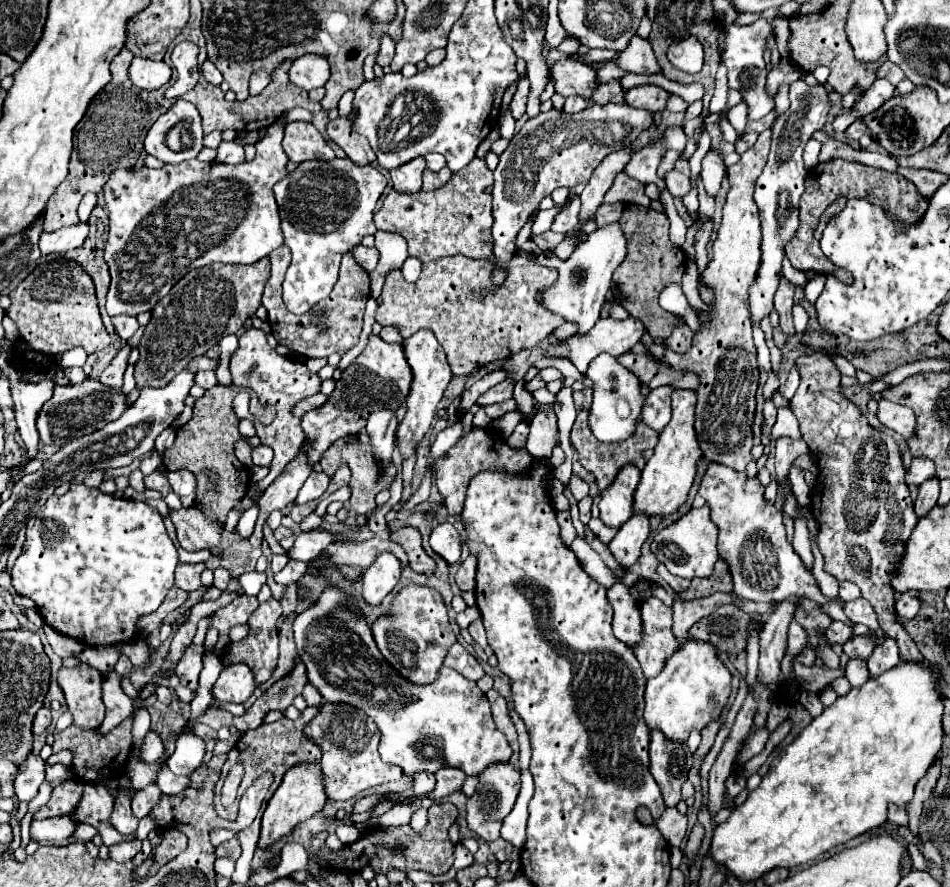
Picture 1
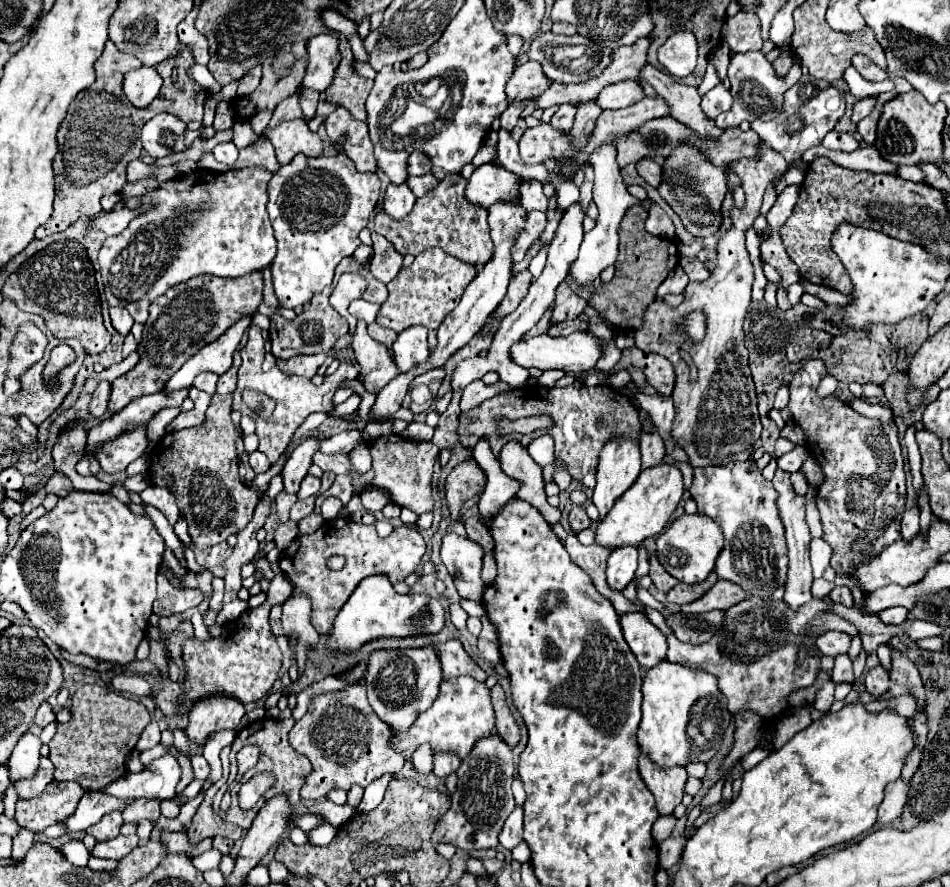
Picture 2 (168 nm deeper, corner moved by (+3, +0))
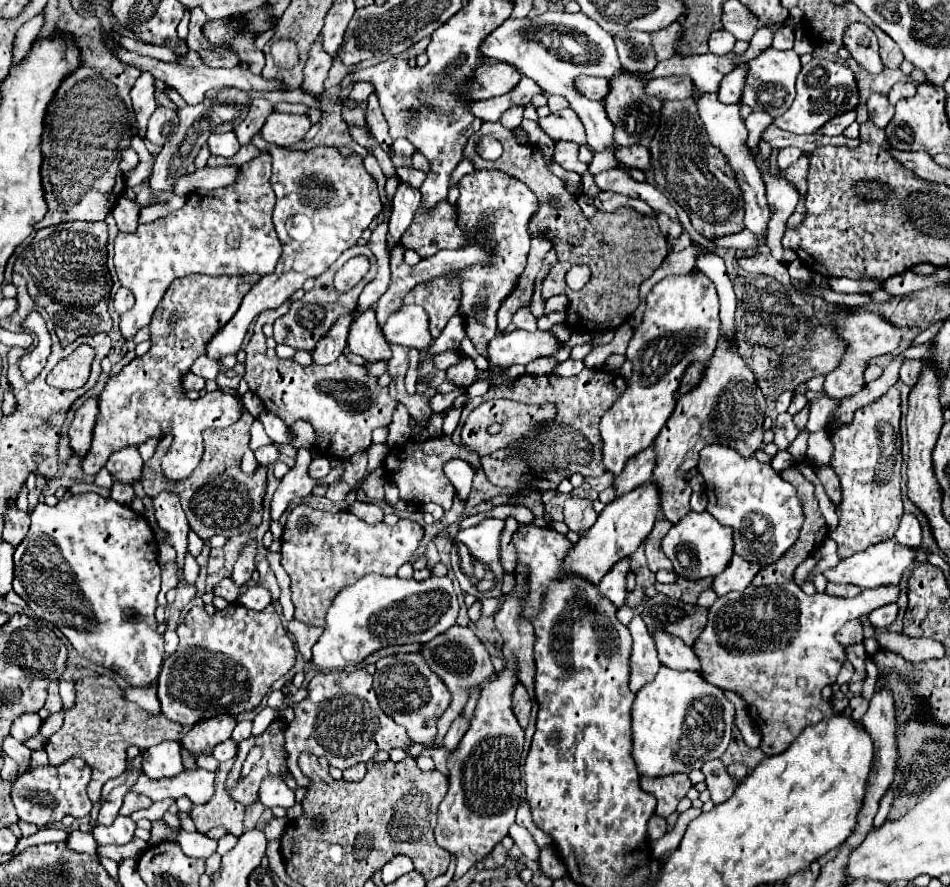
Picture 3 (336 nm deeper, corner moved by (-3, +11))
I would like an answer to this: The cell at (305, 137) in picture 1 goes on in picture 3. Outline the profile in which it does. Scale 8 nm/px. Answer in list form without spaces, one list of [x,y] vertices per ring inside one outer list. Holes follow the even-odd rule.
[[[273,113],[261,129],[261,137],[267,143],[279,147],[291,147],[303,139],[309,131],[311,121],[307,115],[291,115],[291,113]]]

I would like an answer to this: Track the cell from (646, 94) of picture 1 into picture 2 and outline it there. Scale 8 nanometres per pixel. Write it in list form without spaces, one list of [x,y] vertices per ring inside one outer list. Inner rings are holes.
[[[623,80],[619,84],[611,84],[611,88],[603,88],[595,102],[603,110],[619,110],[627,108],[645,98],[645,92],[637,80]]]

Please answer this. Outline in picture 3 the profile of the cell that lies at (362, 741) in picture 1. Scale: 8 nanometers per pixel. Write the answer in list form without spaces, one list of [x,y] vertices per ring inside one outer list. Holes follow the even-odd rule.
[[[365,669],[319,673],[311,679],[307,699],[295,705],[295,719],[285,729],[287,767],[297,785],[307,788],[310,783],[297,765],[303,751],[325,757],[331,767],[343,771],[361,761],[369,763],[379,749],[391,751],[395,747],[403,749],[411,745],[411,741],[405,737],[405,729],[401,729],[401,725],[381,711],[371,683],[373,677]]]

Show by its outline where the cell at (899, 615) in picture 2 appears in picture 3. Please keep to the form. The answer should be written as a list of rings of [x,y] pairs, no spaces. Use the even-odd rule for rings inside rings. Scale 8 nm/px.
[[[889,603],[889,605],[883,605],[883,607],[877,607],[869,613],[869,623],[877,629],[883,629],[887,625],[891,625],[897,617],[897,603]]]

